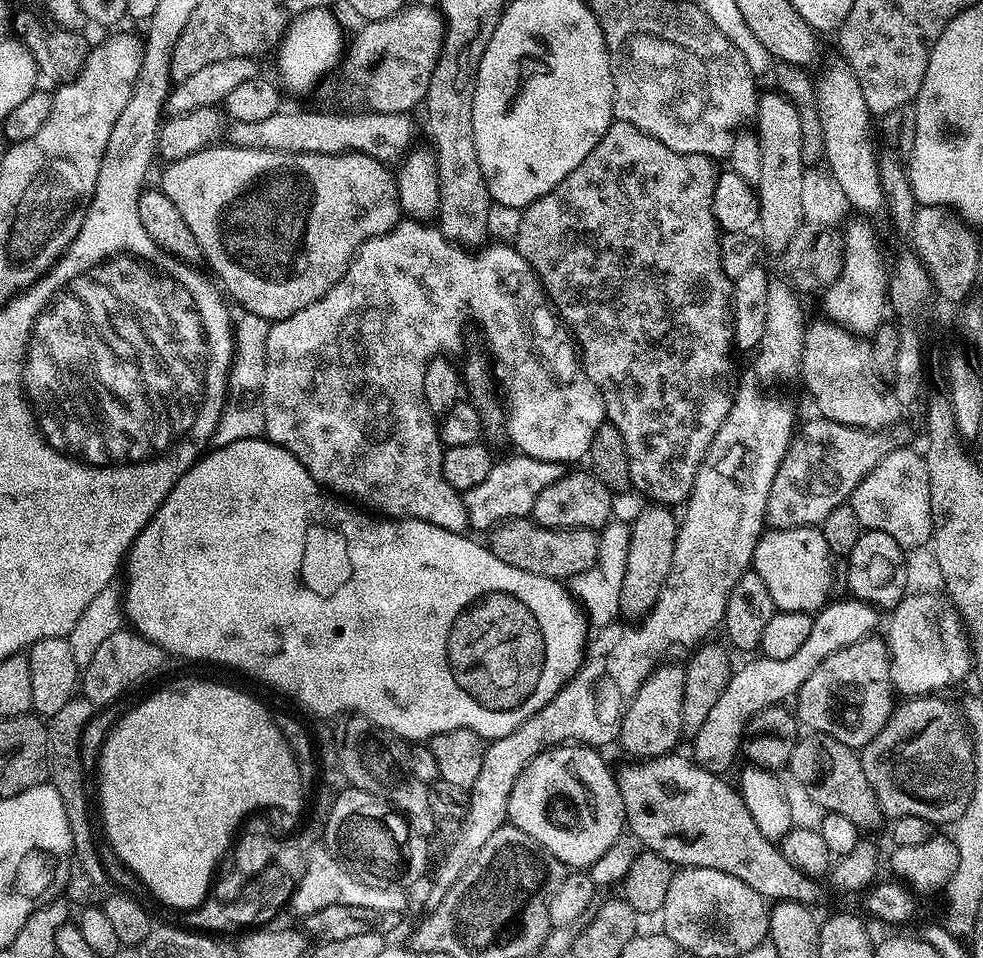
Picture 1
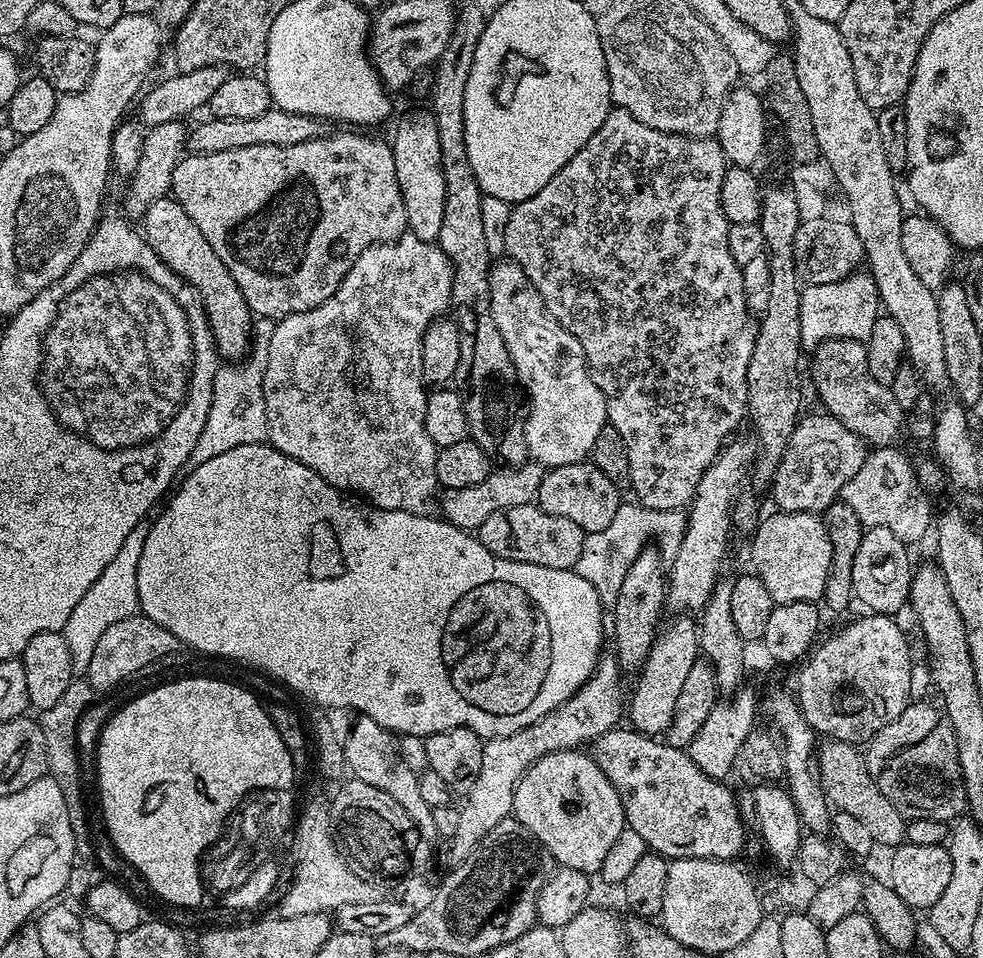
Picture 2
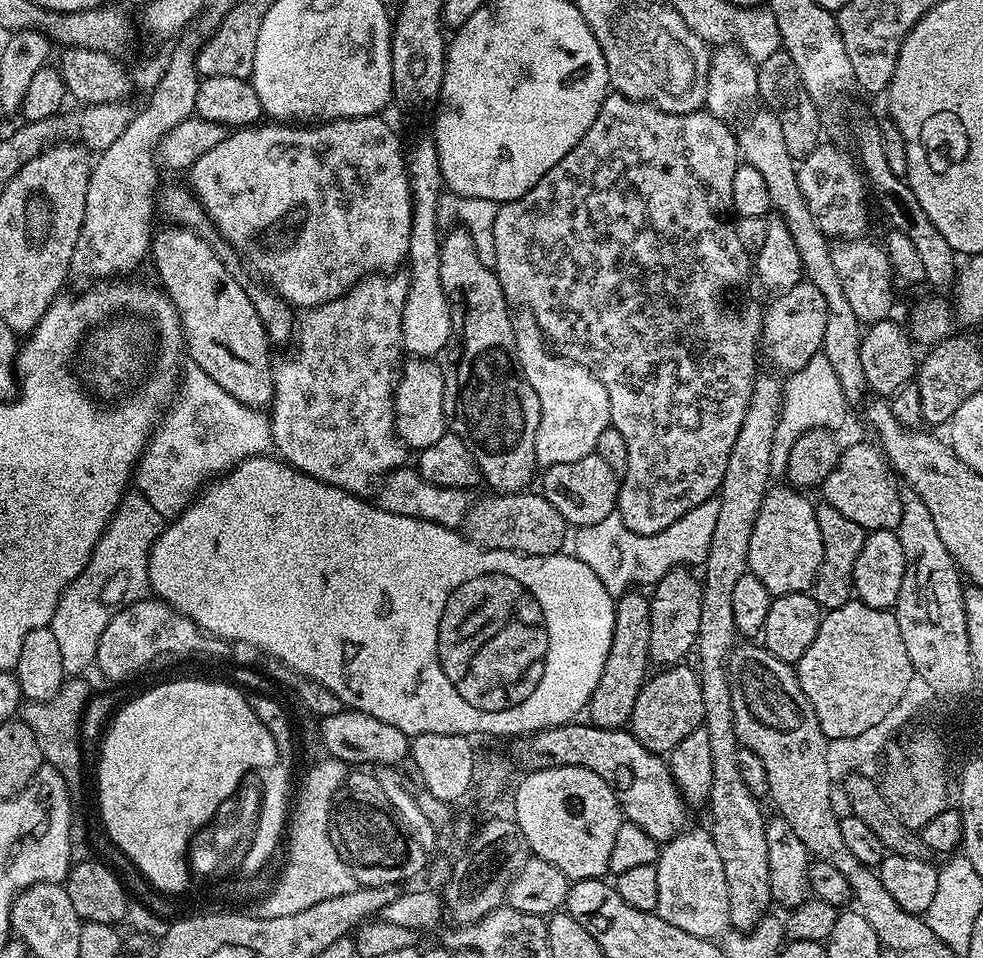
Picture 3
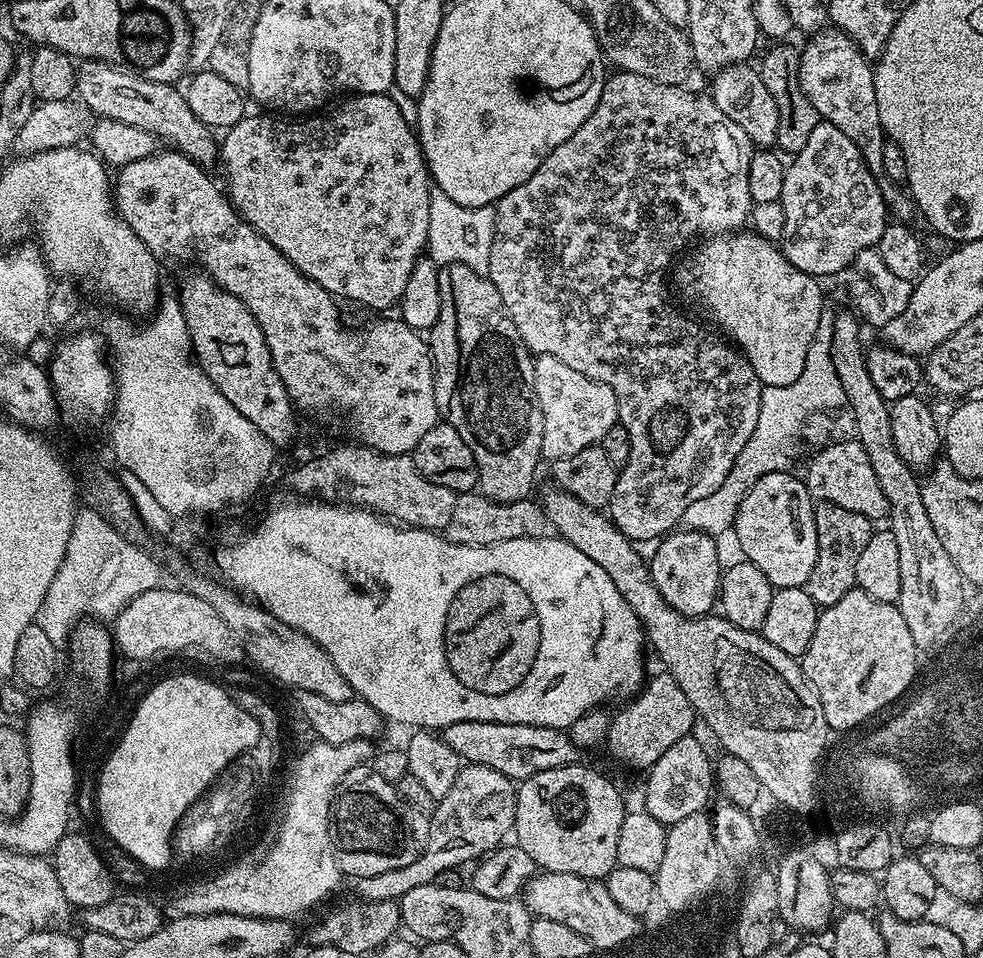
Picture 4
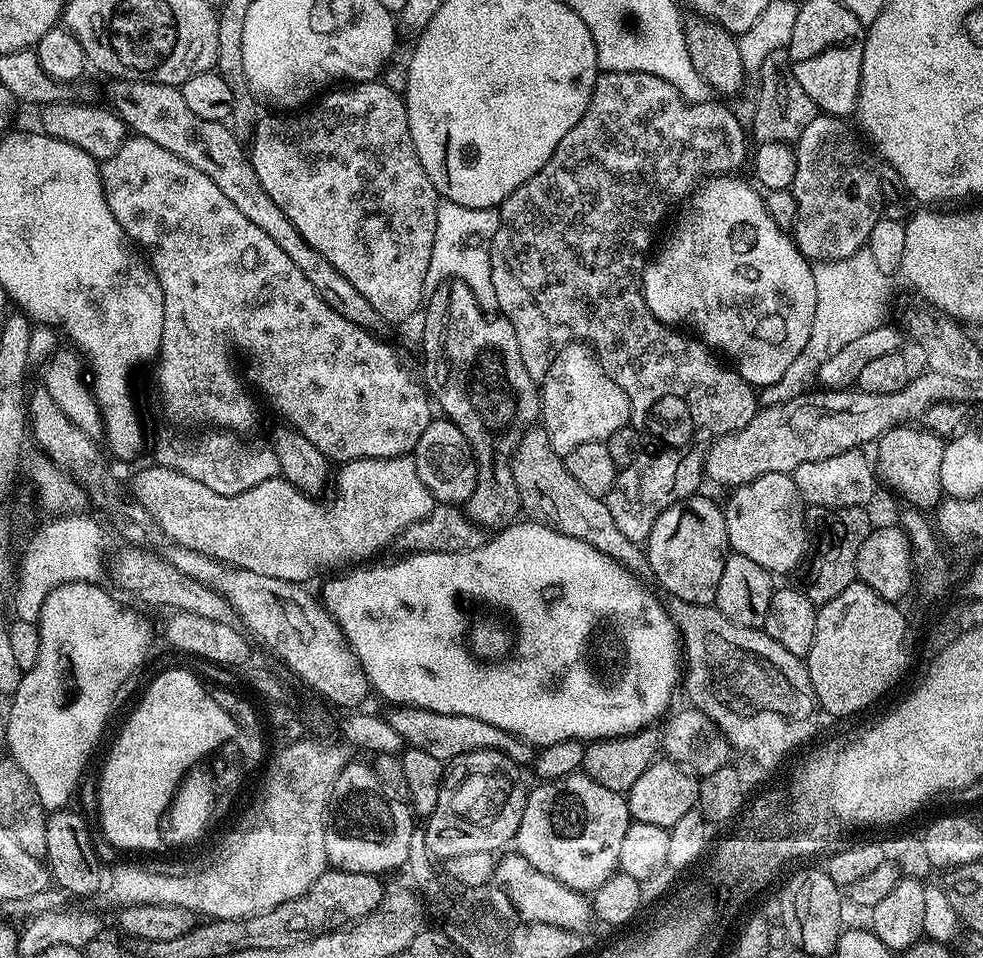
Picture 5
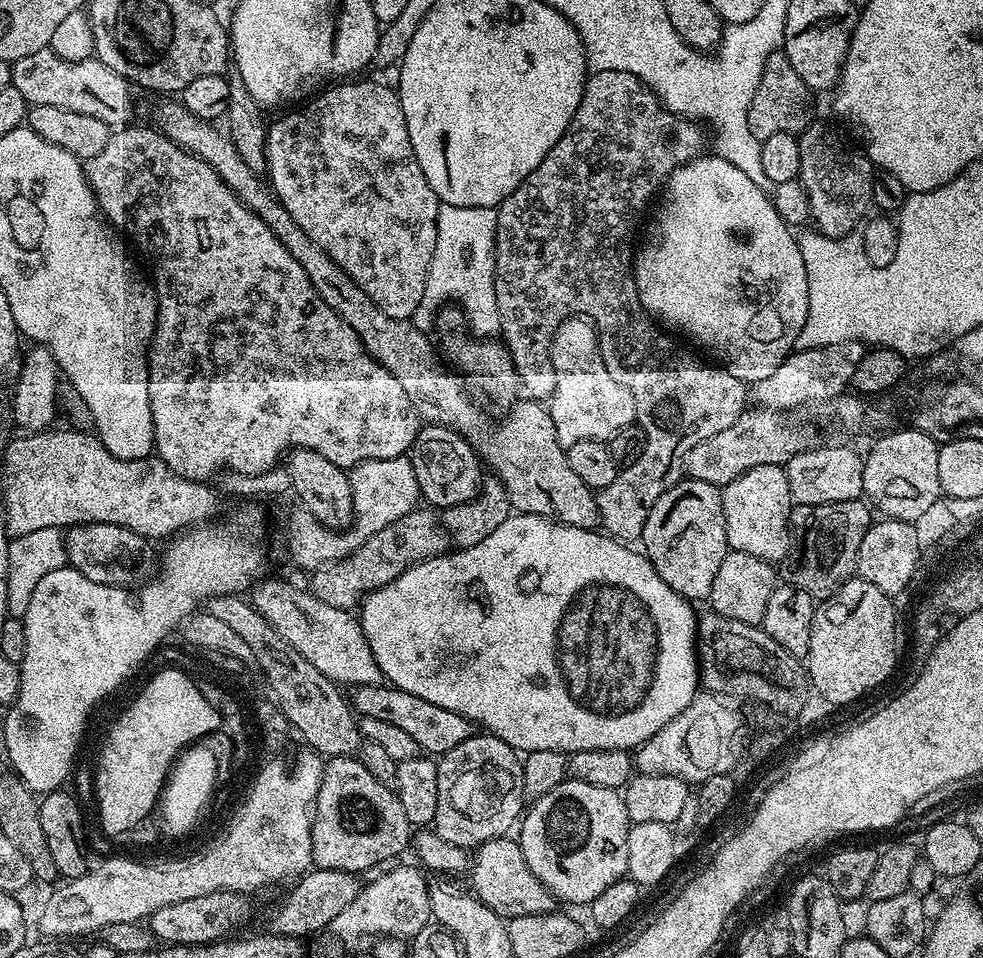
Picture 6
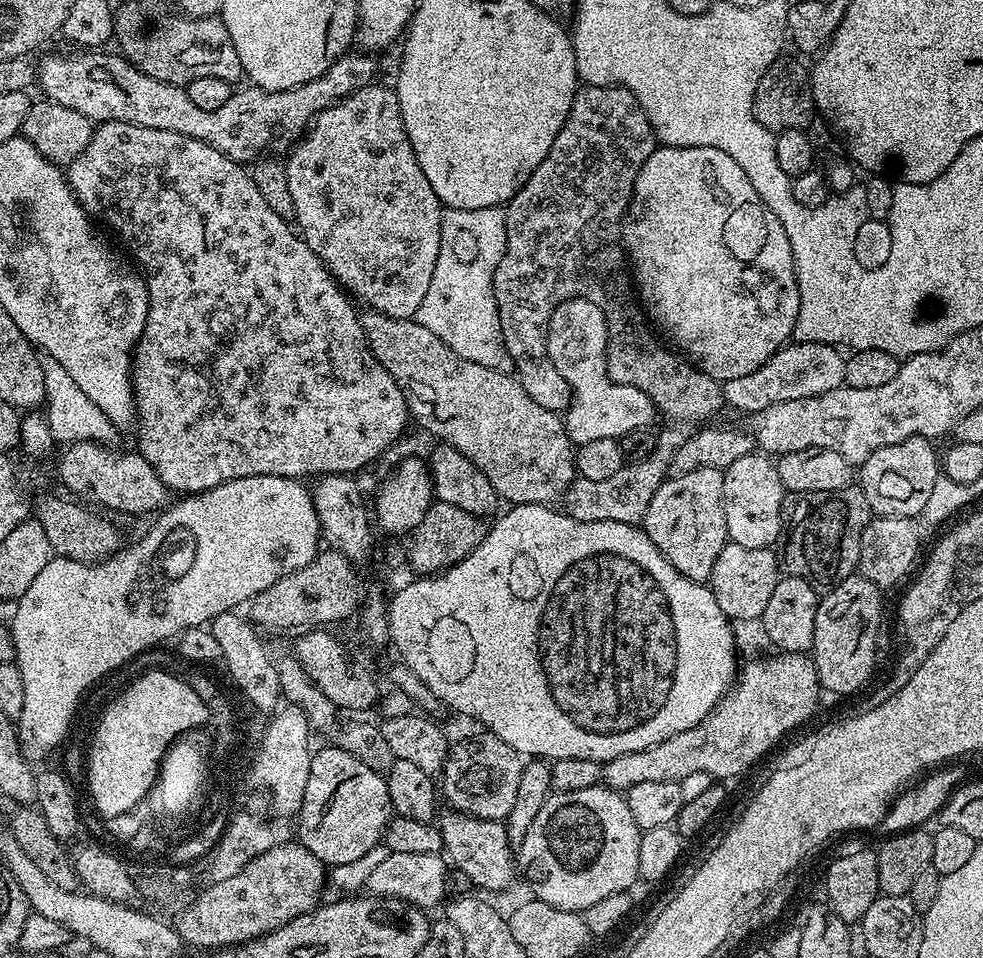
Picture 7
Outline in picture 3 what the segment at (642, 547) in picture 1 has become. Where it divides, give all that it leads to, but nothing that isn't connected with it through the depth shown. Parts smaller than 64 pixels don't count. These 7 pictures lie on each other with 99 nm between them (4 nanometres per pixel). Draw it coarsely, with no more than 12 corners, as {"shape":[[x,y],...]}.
{"shape":[[650,602],[616,605],[587,719],[624,728],[650,668]]}

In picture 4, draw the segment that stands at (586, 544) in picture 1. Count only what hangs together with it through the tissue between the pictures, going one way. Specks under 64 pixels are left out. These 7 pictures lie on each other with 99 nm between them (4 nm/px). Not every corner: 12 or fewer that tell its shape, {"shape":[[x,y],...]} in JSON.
{"shape":[[479,491],[457,495],[442,530],[458,546],[485,548],[543,536],[535,499],[509,504]]}

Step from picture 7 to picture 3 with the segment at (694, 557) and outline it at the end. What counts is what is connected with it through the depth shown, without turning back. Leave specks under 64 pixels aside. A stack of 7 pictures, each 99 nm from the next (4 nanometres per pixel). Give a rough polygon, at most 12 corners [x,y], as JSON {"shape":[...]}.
{"shape":[[677,566],[654,585],[651,663],[691,653],[702,584]]}

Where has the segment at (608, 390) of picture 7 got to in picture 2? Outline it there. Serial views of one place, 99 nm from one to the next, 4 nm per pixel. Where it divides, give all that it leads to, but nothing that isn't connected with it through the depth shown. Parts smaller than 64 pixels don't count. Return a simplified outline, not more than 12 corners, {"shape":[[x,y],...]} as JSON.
{"shape":[[520,265],[490,310],[526,393],[528,455],[592,455],[608,423],[582,343]]}

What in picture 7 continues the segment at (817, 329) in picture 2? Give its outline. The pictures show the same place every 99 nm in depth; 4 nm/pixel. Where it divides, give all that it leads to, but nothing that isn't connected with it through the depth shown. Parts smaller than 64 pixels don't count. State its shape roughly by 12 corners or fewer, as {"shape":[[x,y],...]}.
{"shape":[[714,146],[622,221],[647,319],[711,380],[793,339],[790,238]]}

